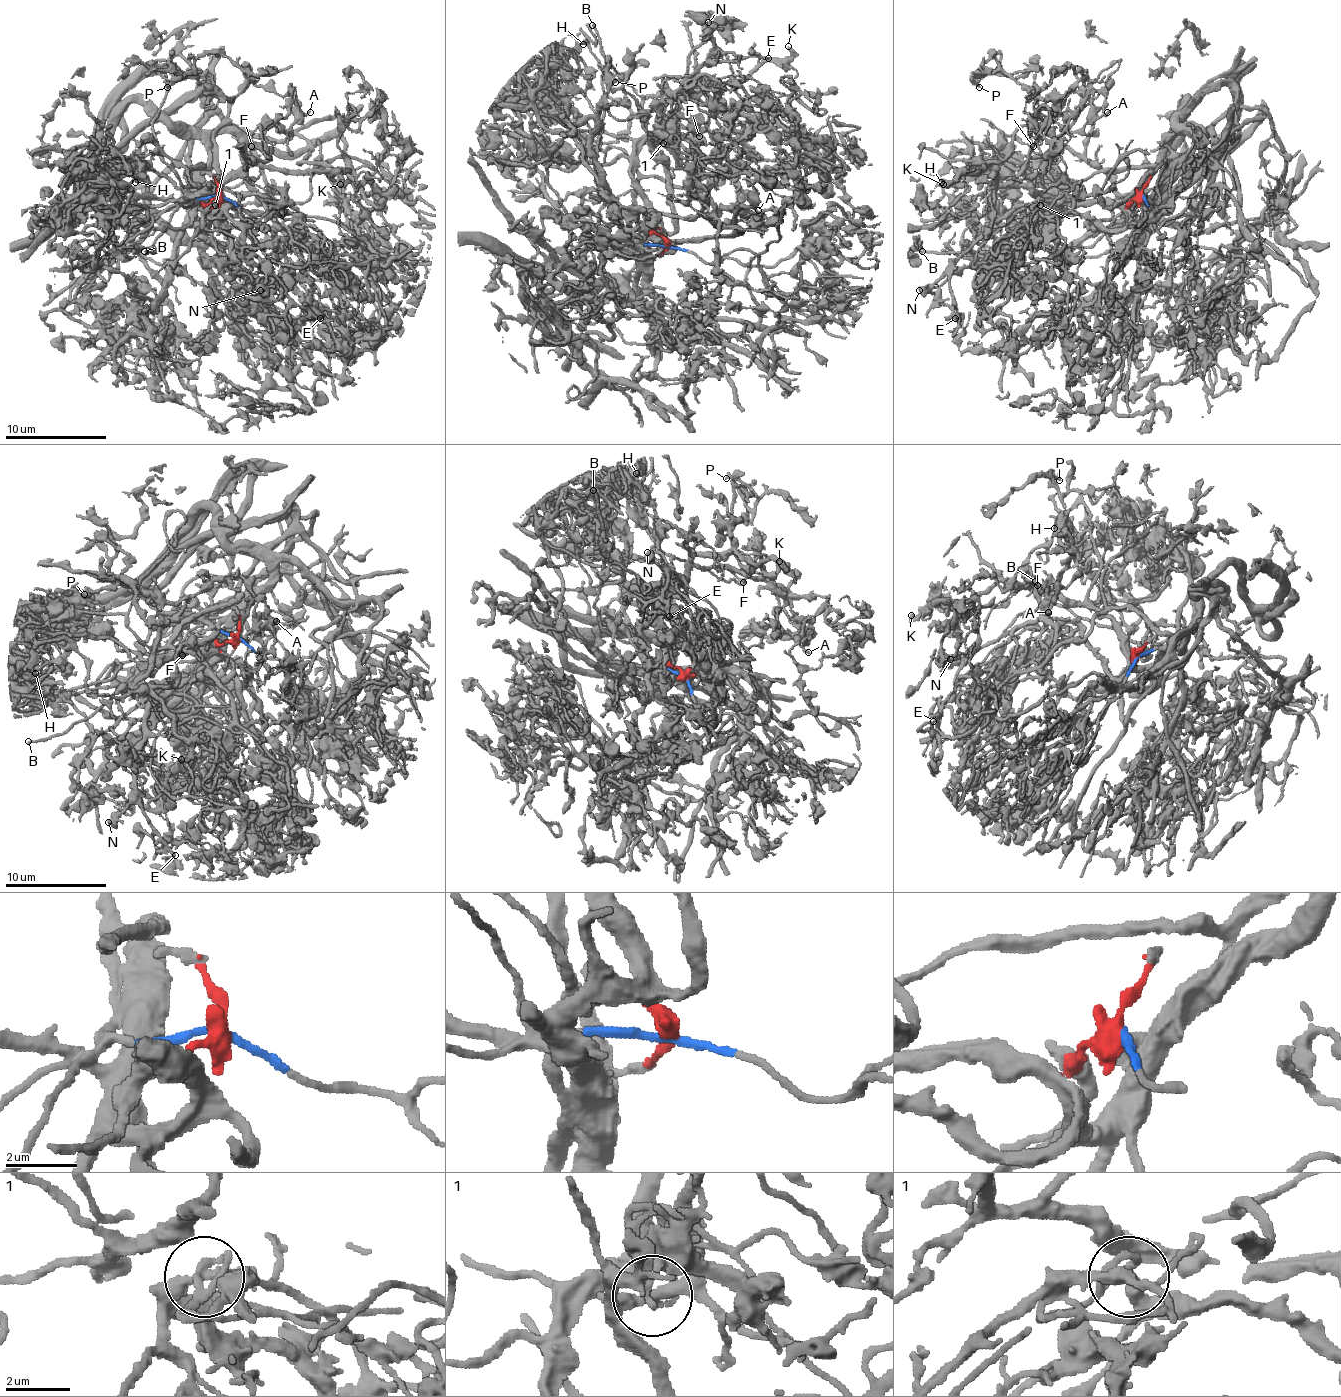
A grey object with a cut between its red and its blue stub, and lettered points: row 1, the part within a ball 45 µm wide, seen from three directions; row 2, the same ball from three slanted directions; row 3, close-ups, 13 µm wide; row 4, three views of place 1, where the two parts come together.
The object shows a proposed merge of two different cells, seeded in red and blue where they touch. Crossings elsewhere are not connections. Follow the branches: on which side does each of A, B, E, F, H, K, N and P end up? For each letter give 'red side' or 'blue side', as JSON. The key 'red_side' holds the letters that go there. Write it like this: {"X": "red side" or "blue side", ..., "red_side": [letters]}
{"A": "red side", "B": "blue side", "E": "red side", "F": "red side", "H": "red side", "K": "red side", "N": "red side", "P": "red side", "red_side": ["A", "E", "F", "H", "K", "N", "P"]}

